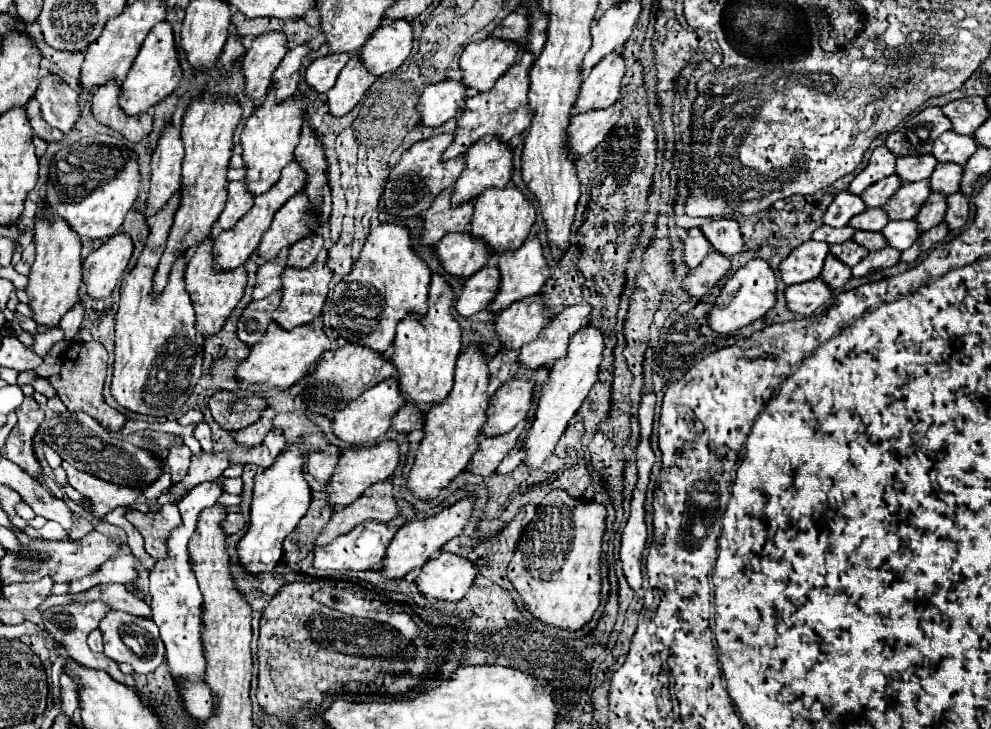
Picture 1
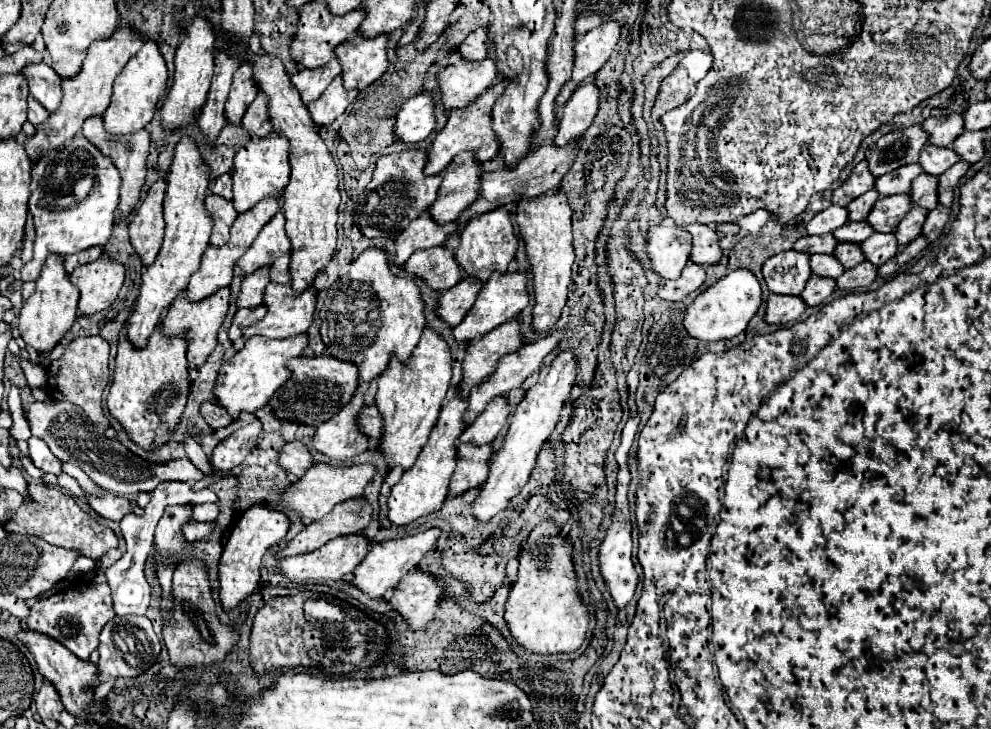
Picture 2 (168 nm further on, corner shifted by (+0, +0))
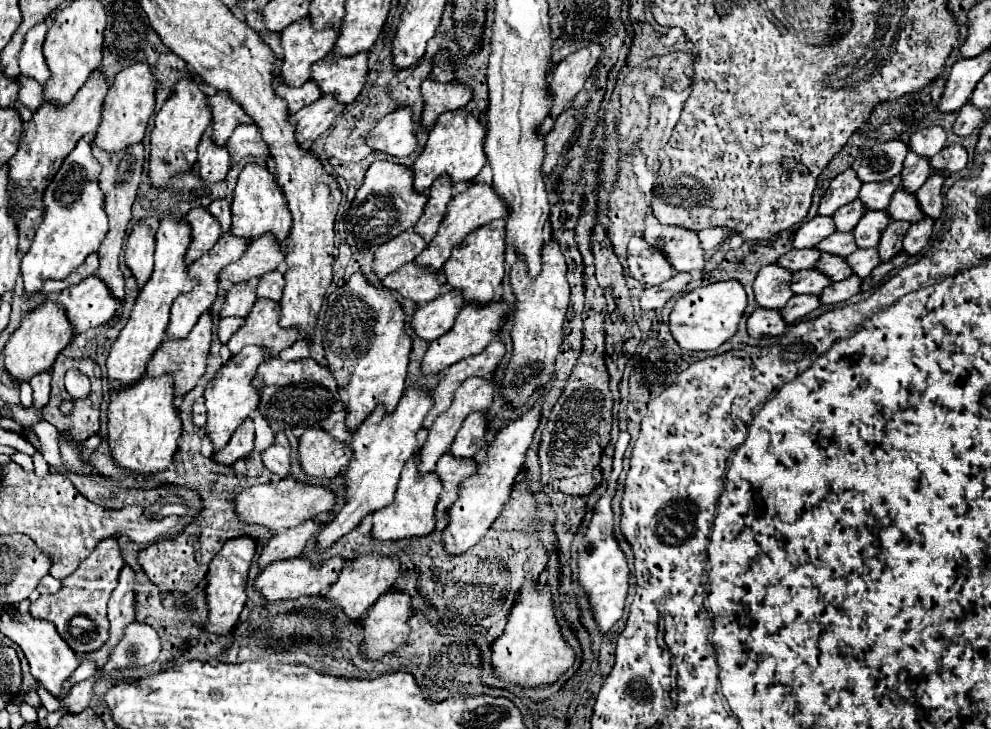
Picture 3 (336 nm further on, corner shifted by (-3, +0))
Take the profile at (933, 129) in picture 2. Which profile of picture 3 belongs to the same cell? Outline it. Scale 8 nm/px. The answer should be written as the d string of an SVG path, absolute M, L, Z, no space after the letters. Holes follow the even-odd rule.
M929 126L923 130L917 130L909 138L909 148L921 156L933 158L937 152L943 150L947 142L947 134L941 126Z

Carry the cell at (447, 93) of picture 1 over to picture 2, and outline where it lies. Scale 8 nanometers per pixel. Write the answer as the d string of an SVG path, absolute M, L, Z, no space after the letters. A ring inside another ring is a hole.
M418 94L398 108L394 138L402 144L418 144L434 130L434 126L434 100L428 94Z

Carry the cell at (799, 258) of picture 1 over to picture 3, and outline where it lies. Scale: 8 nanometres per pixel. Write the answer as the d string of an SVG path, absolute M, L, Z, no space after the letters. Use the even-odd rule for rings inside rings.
M767 264L759 270L755 284L755 298L763 308L783 308L793 296L791 270L779 264Z

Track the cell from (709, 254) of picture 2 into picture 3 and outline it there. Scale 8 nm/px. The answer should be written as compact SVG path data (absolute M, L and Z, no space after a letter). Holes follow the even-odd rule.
M655 224L643 230L643 238L653 246L661 248L663 252L667 252L677 272L703 270L705 266L705 252L701 248L699 236L689 228Z

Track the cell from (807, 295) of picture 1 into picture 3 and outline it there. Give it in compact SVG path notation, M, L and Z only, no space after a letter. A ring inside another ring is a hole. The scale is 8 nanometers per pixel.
M759 306L747 320L747 332L755 338L759 338L761 334L783 336L787 332L787 322L779 314L779 310Z

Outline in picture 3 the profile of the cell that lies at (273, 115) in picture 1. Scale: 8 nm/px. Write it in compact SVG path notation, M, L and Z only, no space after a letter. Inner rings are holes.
M251 162L241 170L235 192L233 192L231 212L233 212L231 232L235 236L257 238L265 232L275 232L277 238L283 242L291 228L291 212L287 208L287 198L283 194L283 188L275 180L275 174L257 162Z

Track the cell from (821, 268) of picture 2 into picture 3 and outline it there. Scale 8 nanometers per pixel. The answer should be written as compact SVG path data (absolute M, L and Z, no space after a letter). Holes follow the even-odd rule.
M805 268L793 274L793 292L795 294L821 294L823 288L827 288L831 280L819 272L817 268Z

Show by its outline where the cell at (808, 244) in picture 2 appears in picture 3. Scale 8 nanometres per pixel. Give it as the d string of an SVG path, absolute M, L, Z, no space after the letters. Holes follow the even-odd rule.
M803 248L803 250L789 250L787 254L783 254L777 264L783 264L785 268L793 268L791 272L803 270L803 268L813 268L813 264L817 264L821 252L817 248Z

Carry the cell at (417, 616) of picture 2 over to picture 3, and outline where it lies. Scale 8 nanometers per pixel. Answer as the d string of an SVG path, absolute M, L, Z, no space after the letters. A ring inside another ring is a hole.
M389 590L369 608L363 616L365 638L363 650L369 658L381 658L387 652L395 652L409 640L409 618L413 606L407 592Z

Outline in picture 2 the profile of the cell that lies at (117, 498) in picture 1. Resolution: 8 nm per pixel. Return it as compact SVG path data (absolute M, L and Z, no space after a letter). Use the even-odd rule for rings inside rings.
M30 436L28 440L28 450L30 450L30 458L32 464L36 468L40 468L42 472L50 472L50 474L60 474L60 460L50 452L50 448L44 444L44 440Z

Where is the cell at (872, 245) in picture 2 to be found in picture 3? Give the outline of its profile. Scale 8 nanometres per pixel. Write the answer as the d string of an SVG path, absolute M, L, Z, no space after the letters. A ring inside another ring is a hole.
M859 248L851 256L847 256L847 264L855 268L855 274L861 278L867 278L879 264L879 250L877 248Z

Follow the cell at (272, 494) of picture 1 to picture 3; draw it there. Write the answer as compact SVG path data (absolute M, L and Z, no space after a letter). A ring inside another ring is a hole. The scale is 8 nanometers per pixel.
M239 536L239 538L231 538L227 540L227 544L223 544L221 552L211 560L209 564L209 572L207 572L207 602L209 602L209 622L207 622L207 630L215 632L215 634L227 634L231 632L237 622L239 622L239 614L245 606L247 600L247 580L249 580L249 566L251 560L255 556L255 540L251 536Z

